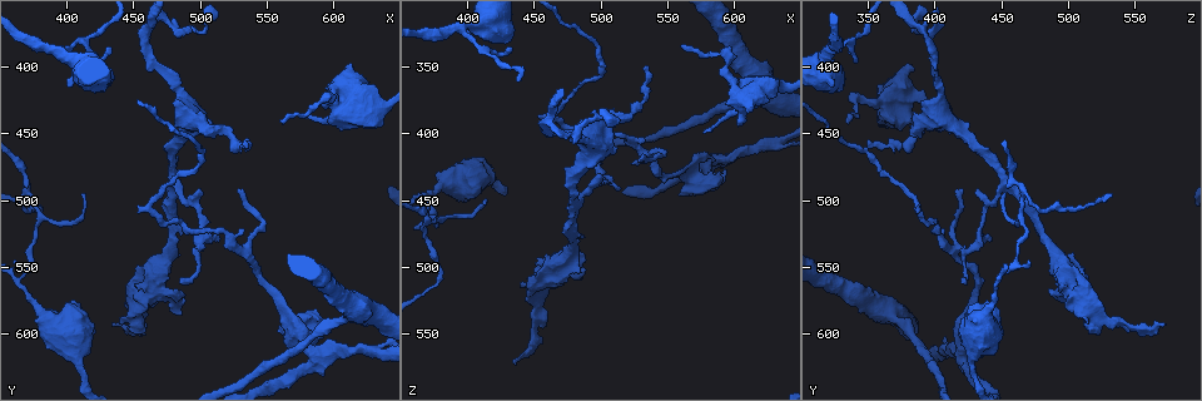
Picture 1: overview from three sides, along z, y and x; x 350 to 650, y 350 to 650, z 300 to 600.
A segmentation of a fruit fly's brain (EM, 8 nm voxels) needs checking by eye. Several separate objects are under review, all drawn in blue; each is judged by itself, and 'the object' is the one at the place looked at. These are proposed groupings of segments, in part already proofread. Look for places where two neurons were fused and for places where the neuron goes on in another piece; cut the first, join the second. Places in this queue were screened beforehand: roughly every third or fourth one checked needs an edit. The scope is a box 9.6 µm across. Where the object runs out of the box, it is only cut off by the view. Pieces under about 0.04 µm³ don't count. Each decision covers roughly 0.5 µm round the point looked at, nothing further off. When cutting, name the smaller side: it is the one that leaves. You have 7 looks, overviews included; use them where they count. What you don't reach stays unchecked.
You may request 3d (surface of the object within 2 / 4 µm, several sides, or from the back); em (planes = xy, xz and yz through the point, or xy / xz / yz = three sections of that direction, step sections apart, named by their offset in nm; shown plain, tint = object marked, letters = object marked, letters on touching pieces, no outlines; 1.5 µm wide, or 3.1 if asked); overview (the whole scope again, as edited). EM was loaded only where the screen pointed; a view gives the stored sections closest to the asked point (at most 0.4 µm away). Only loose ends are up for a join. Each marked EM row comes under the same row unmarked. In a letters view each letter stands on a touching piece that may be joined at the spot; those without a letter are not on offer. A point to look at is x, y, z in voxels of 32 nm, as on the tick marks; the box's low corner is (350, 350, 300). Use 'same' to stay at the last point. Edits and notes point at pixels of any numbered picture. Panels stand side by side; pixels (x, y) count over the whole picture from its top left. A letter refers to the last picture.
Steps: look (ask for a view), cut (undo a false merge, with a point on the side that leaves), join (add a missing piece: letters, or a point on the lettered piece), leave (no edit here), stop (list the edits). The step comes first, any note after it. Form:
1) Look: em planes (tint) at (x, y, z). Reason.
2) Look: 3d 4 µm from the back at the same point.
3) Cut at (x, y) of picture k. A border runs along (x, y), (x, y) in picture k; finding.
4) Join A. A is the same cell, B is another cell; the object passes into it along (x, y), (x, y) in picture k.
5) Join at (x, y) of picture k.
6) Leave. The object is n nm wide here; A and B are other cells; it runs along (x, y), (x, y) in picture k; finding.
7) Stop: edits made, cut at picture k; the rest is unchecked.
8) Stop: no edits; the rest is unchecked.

Look: 3d 2 µm at (460, 374, 392).

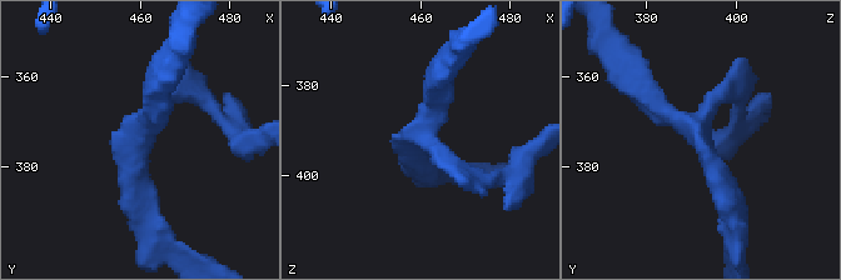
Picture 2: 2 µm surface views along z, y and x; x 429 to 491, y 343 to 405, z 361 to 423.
Look: em planes (letters) at (460, 374, 392). 3 arms meet here.

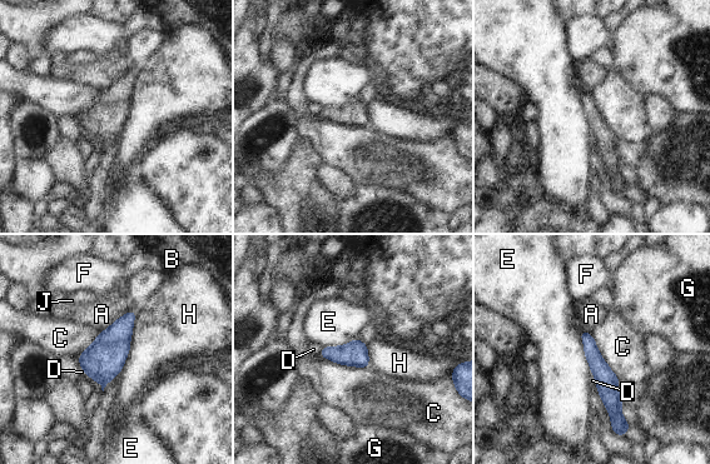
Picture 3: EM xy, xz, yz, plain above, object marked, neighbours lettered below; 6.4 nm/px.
Leave. A, B, C, D, E, F, G, H and J are other cells; all the same neuron.

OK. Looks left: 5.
Look: em 3.1 µm yz step 8 (tint) at (508, 448, 388). Sudden change in width.

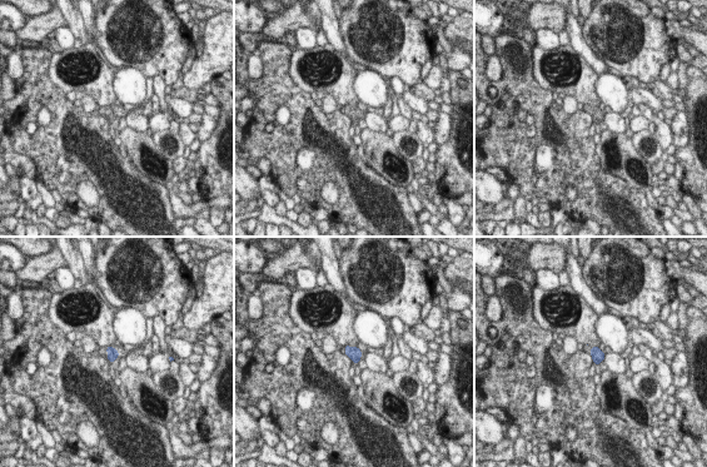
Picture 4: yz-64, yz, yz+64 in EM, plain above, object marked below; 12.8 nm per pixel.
Look: em 3.1 µm planes (letters) at the same point. Cut it another way.

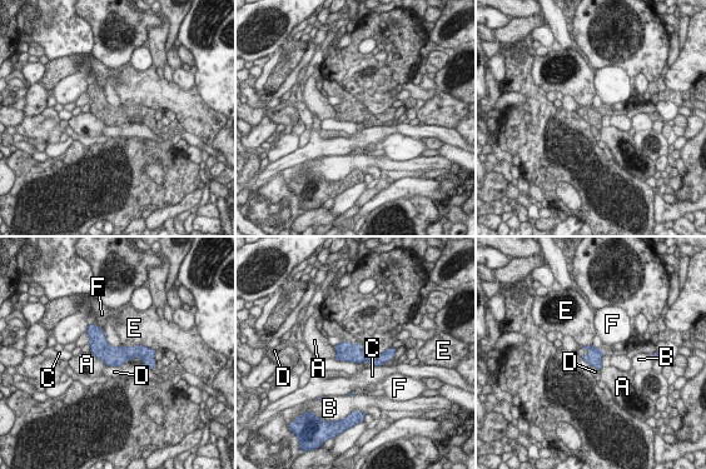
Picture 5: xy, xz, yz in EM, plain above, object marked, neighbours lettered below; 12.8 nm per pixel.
Leave. The object is 220 nm wide here; A, B, C, D, E and F are other cells; it runs along (90, 332), (110, 353), (139, 353), (150, 364) in picture 5; all the same neuron.

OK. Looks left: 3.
Look: 3d 2 µm at (560, 444, 334). Free end.

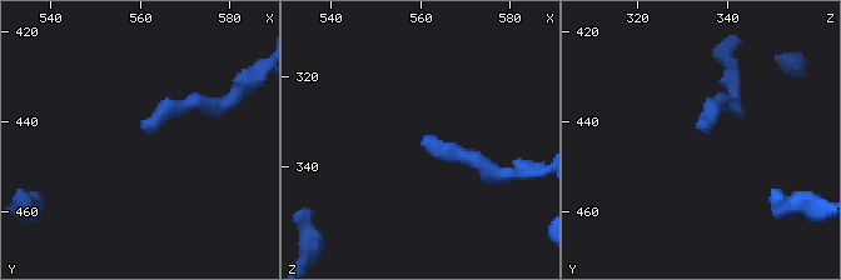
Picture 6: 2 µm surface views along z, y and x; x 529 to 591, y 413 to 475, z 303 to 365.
Look: em planes (letters) at (561, 442, 335).

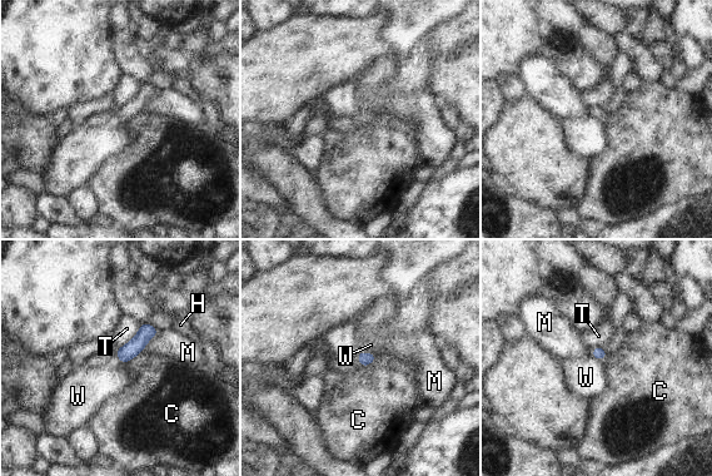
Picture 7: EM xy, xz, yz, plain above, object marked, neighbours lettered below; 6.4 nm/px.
Leave. C, H, M, T and W are other cells; a border runs along (376, 353), (359, 352), (358, 365) in picture 7; none of them fits.

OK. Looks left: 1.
Stop: no edits; the rest is unchecked.

